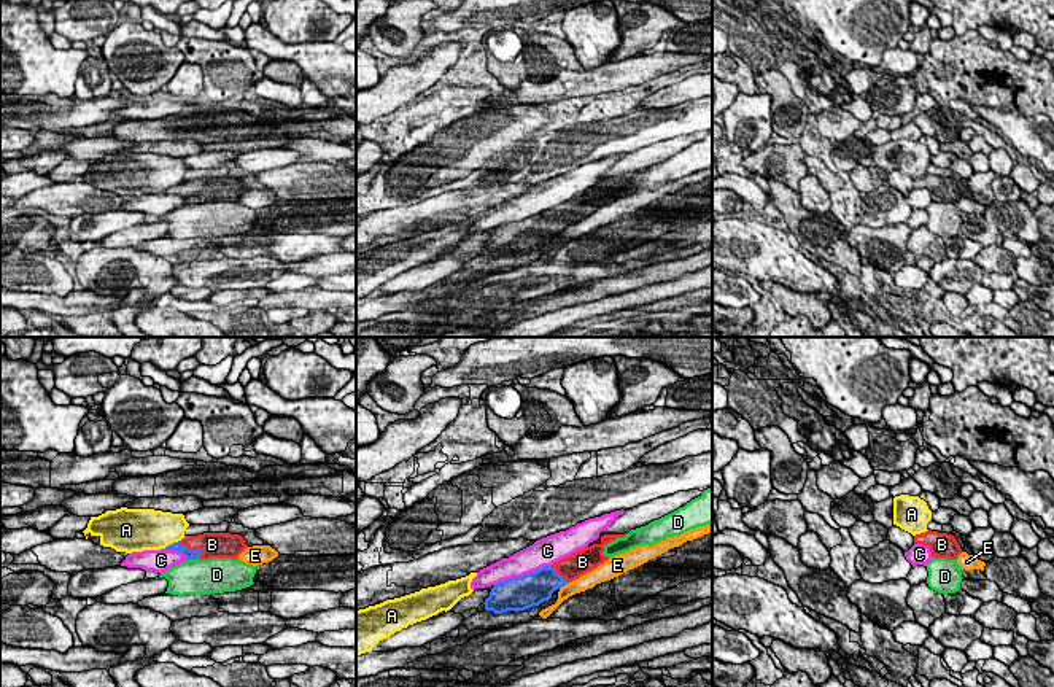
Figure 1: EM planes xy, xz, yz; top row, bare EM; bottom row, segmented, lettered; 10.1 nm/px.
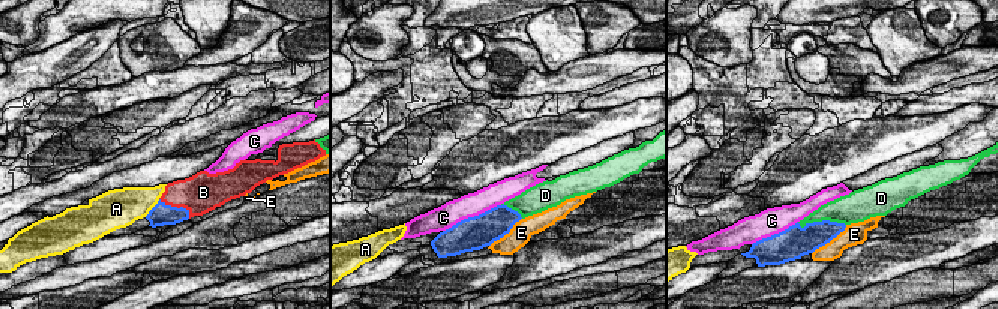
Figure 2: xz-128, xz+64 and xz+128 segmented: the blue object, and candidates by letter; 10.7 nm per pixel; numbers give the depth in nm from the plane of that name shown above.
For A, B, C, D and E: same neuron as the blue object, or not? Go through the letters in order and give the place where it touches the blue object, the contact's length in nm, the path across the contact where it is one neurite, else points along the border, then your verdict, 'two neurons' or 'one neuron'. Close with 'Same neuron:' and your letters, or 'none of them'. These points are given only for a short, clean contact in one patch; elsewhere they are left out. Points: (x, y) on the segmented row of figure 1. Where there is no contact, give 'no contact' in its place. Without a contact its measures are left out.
A: contact xy (174, 543); length 190 nm; border xy (180, 539), (164, 547); two neurons
B: contact xy (196, 549); length 280 nm; way xy (177, 546), (196, 549), (212, 544); one neuron
C: contact xz (522, 576); length 600 nm; two neurons
D: contact xy (193, 558); length 150 nm; two neurons
E: contact xz (563, 586); length 110 nm; two neurons
Same neuron: B

